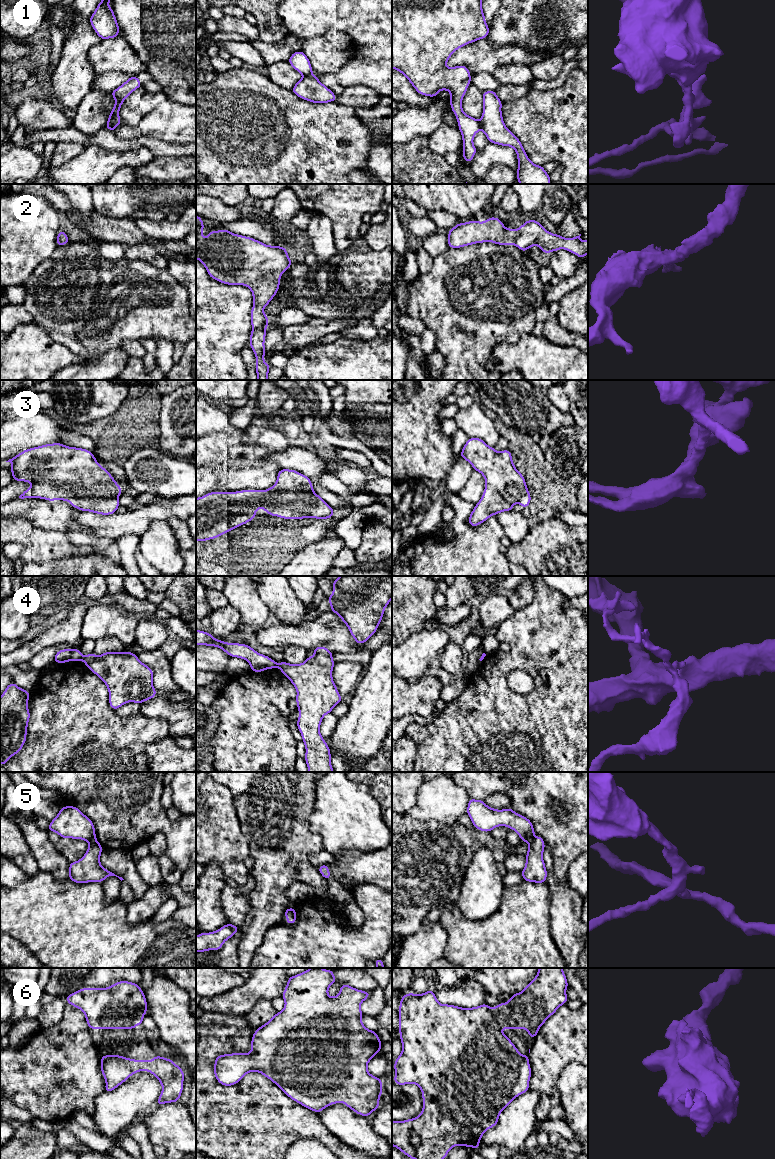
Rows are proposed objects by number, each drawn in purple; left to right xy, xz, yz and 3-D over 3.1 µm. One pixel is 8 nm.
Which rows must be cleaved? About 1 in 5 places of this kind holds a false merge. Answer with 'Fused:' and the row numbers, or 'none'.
Fused: 1, 4, 5

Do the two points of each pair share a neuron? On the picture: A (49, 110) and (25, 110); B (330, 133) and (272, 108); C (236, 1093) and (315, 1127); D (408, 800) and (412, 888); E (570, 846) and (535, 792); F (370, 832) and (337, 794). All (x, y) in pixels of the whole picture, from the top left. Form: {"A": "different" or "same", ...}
{"A": "same", "B": "same", "C": "same", "D": "different", "E": "same", "F": "same"}

